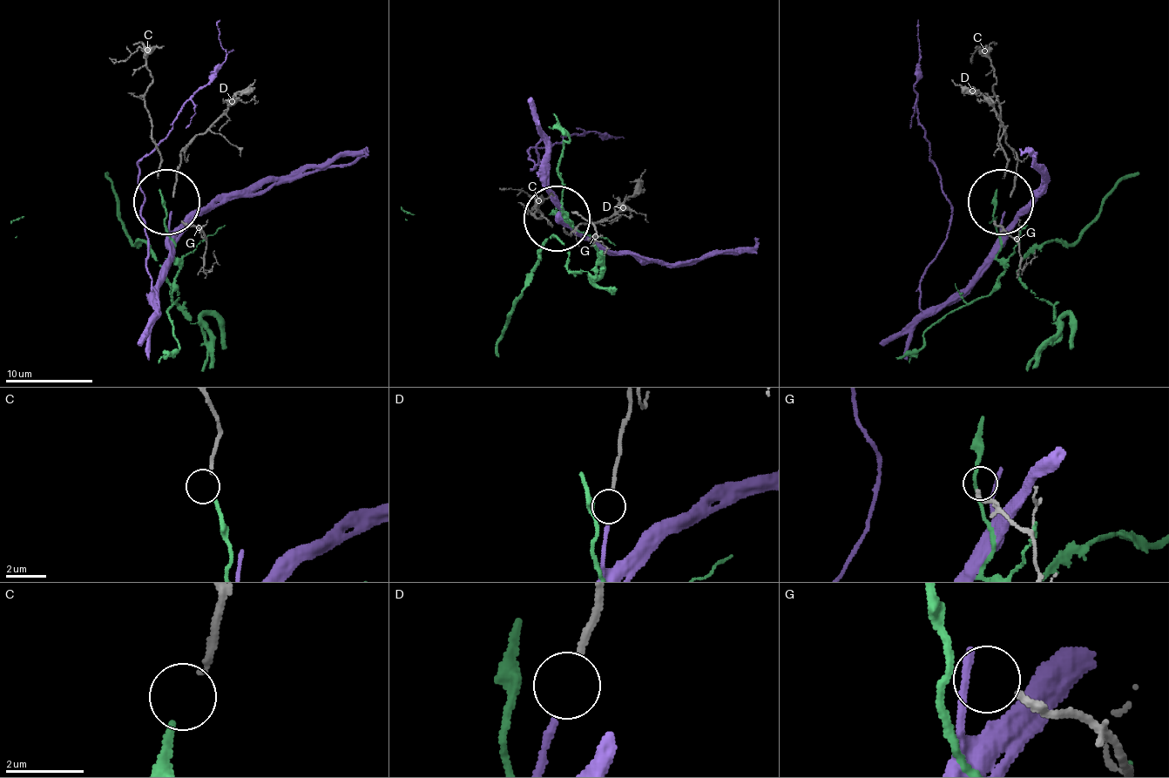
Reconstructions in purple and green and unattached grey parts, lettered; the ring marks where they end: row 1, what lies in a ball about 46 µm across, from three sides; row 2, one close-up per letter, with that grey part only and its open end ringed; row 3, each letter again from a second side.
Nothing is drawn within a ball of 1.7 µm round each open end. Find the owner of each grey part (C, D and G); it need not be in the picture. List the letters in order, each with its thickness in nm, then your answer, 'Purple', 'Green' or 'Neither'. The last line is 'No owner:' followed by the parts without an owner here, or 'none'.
C: Thickness 150 nm. Green
D: Thickness 170 nm. Purple
G: Thickness 200 nm. Neither
No owner: G

